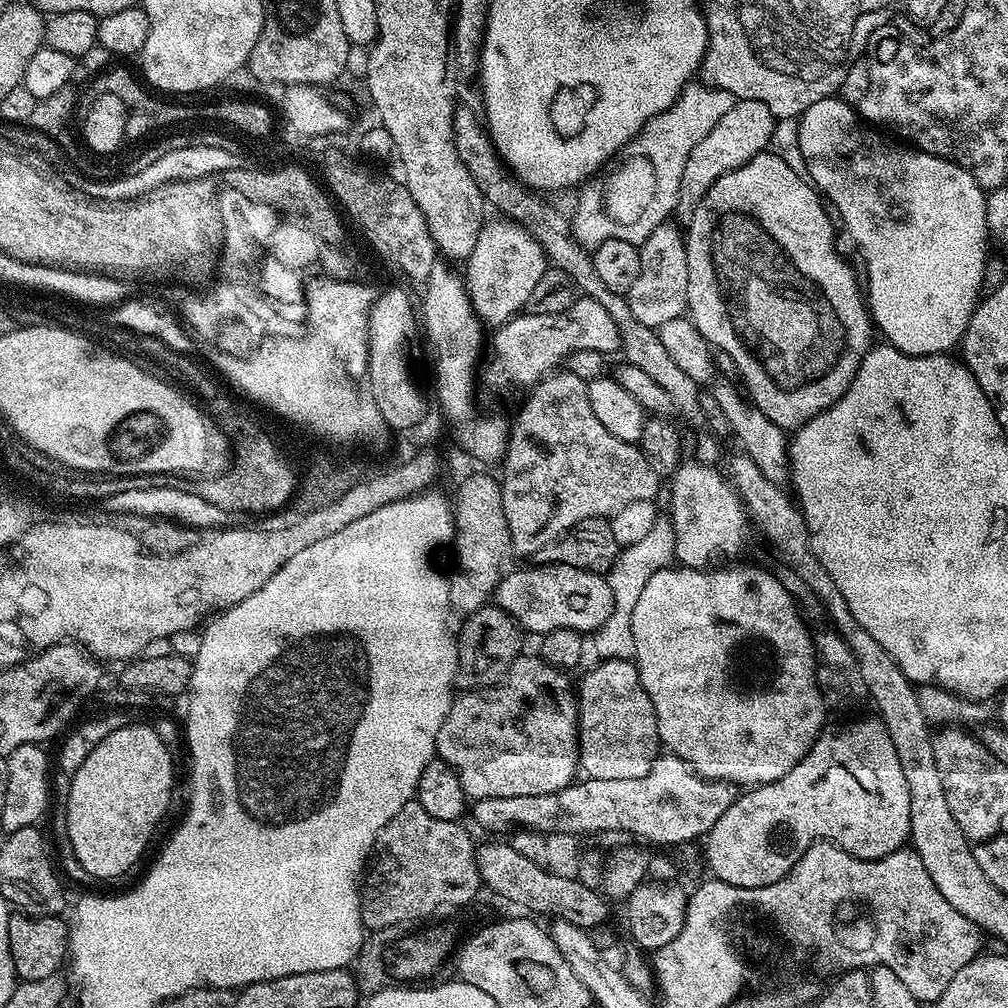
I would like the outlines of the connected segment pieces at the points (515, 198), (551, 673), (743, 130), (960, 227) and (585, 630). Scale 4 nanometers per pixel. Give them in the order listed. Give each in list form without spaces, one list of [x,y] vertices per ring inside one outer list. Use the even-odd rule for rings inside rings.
[[[461,103],[457,107],[452,119],[452,137],[458,150],[458,158],[462,158],[462,166],[470,170],[478,190],[484,196],[489,205],[497,208],[497,213],[511,218],[539,242],[542,250],[547,256],[547,263],[553,268],[568,273],[573,285],[585,297],[600,302],[606,306],[610,313],[610,318],[618,327],[620,345],[625,361],[634,364],[647,373],[665,392],[668,392],[673,399],[675,411],[682,414],[692,424],[700,426],[700,430],[705,435],[711,433],[709,424],[705,421],[704,414],[699,404],[700,386],[684,370],[679,369],[677,362],[671,358],[666,351],[666,346],[662,345],[659,333],[648,326],[643,325],[635,317],[634,312],[628,305],[627,296],[614,294],[614,290],[609,290],[602,283],[602,278],[598,275],[598,270],[594,270],[592,252],[585,248],[583,244],[576,241],[572,235],[572,226],[567,215],[563,216],[552,204],[547,204],[544,200],[539,200],[539,195],[533,194],[519,180],[513,178],[506,171],[506,165],[496,153],[496,148],[492,144],[492,139],[488,137],[485,125],[481,117],[471,108],[470,105]]]
[[[522,654],[500,683],[465,691],[465,696],[453,699],[442,730],[438,730],[436,756],[456,771],[465,796],[477,801],[554,794],[577,779],[580,768],[577,693],[568,676],[567,671],[547,664],[539,654]]]
[[[737,100],[718,122],[714,122],[714,130],[690,150],[690,158],[686,158],[686,170],[682,170],[682,186],[678,186],[678,202],[674,213],[677,221],[687,221],[704,196],[722,178],[722,174],[730,174],[730,170],[738,170],[738,166],[746,166],[750,158],[765,151],[772,143],[774,126],[778,117],[766,106],[766,102],[757,100]]]
[[[828,96],[822,102],[814,102],[798,118],[798,146],[802,150],[802,158],[806,161],[807,179],[834,205],[844,219],[843,231],[852,235],[854,243],[860,247],[864,255],[864,264],[868,267],[868,288],[866,284],[866,304],[870,309],[871,319],[885,341],[911,356],[939,356],[951,353],[952,347],[959,345],[964,339],[964,332],[968,329],[970,318],[974,314],[978,301],[982,296],[983,268],[990,257],[988,244],[988,223],[985,216],[985,189],[962,166],[952,160],[944,160],[929,152],[922,152],[918,148],[905,146],[903,143],[891,144],[879,136],[879,131],[869,130],[862,123],[857,109],[836,96]]]
[[[536,564],[531,567],[501,575],[494,597],[498,607],[509,612],[525,633],[543,634],[572,628],[581,634],[592,634],[616,610],[614,594],[601,573],[565,564]]]

